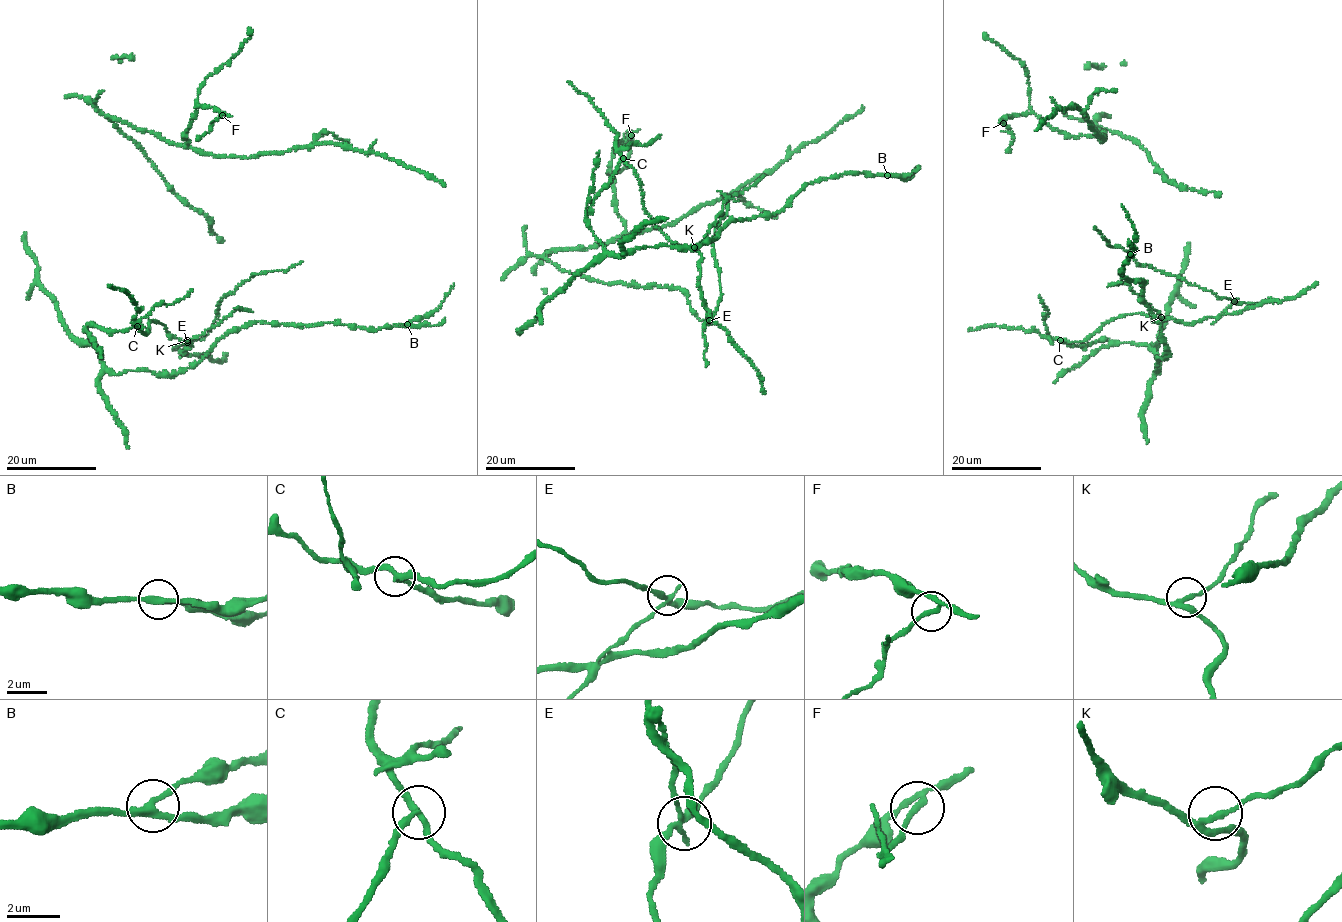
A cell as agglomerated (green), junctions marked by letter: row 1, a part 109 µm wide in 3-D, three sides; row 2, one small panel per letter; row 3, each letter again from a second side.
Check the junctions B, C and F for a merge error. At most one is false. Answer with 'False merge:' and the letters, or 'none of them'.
False merge: C

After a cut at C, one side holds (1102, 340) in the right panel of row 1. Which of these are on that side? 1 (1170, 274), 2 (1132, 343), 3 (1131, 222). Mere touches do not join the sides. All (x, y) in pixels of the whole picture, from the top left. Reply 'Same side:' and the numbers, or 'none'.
Same side: 2, 3

